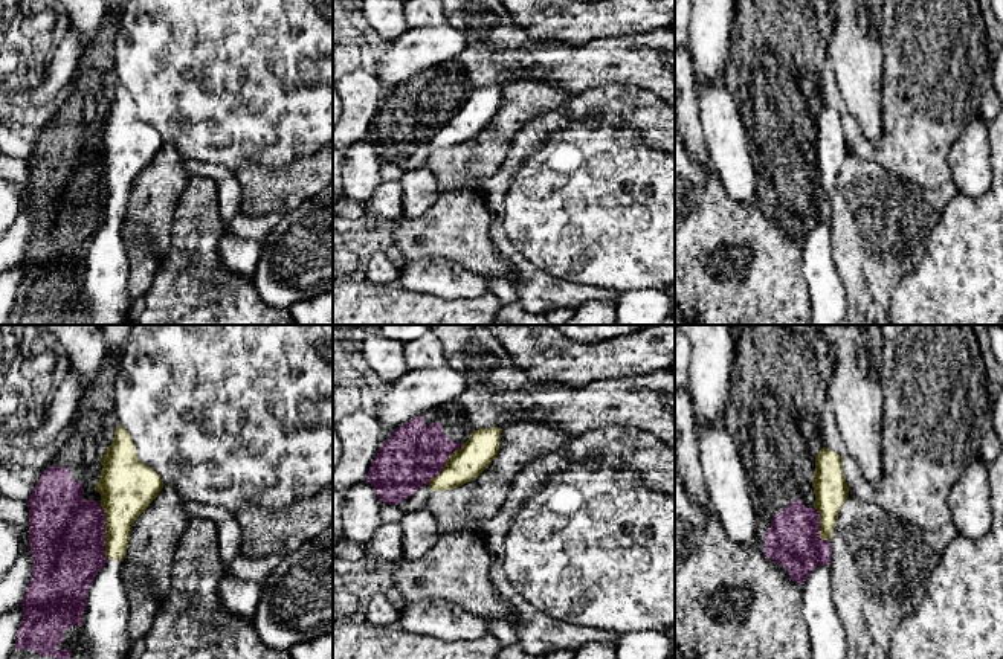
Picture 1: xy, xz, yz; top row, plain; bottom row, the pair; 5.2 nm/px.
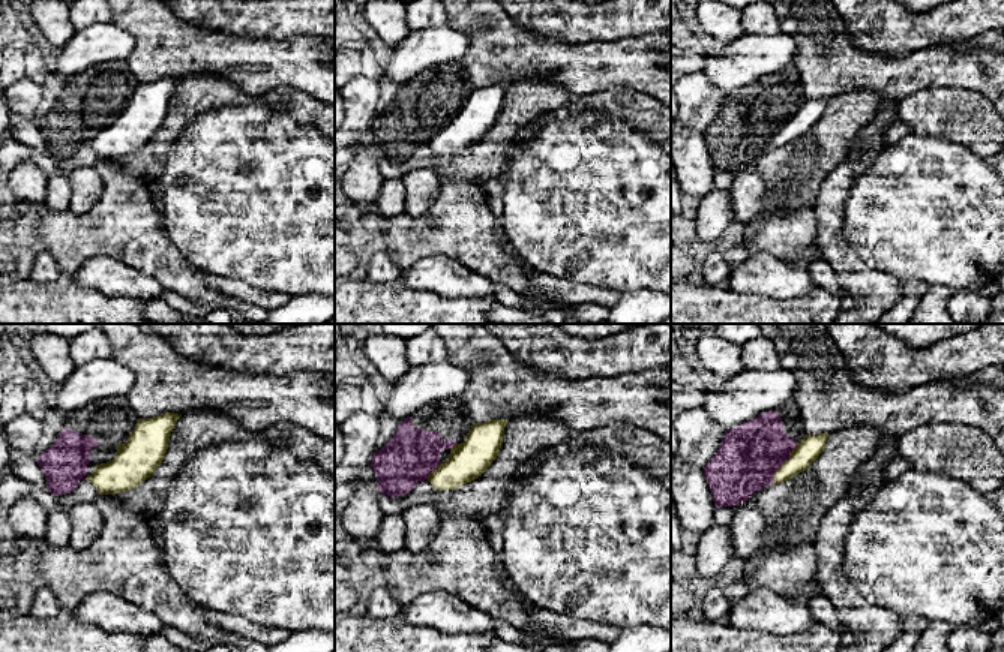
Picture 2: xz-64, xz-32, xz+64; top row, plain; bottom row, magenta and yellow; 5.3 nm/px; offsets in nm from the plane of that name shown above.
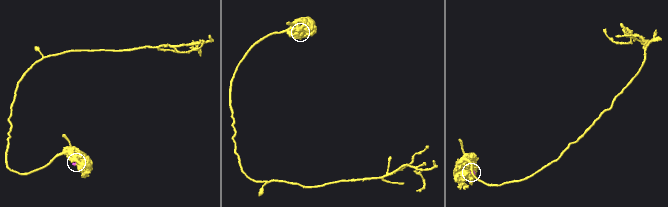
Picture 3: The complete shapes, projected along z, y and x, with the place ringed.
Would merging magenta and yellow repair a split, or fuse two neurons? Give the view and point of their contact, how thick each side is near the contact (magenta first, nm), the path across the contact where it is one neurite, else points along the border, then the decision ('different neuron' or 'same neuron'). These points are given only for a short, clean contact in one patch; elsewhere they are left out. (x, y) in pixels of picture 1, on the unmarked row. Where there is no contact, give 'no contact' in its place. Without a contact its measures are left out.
xy (104, 191) | 400/280 nm | along xy (99, 163), (104, 173), (104, 212), (109, 217) | different neuron

